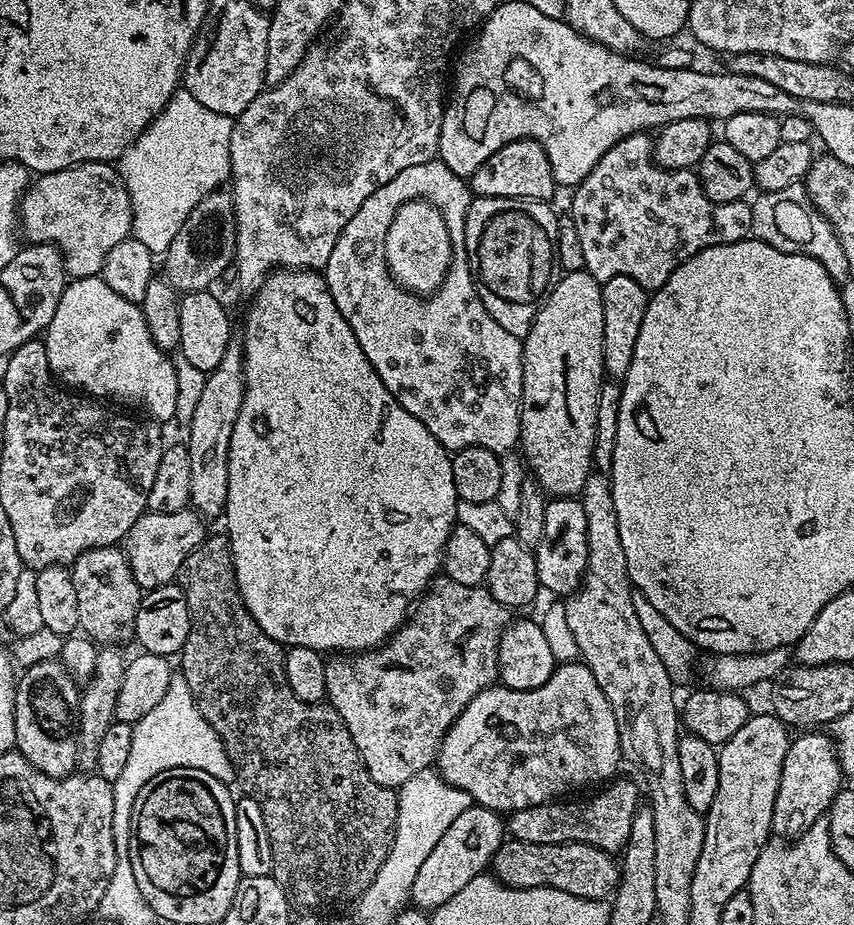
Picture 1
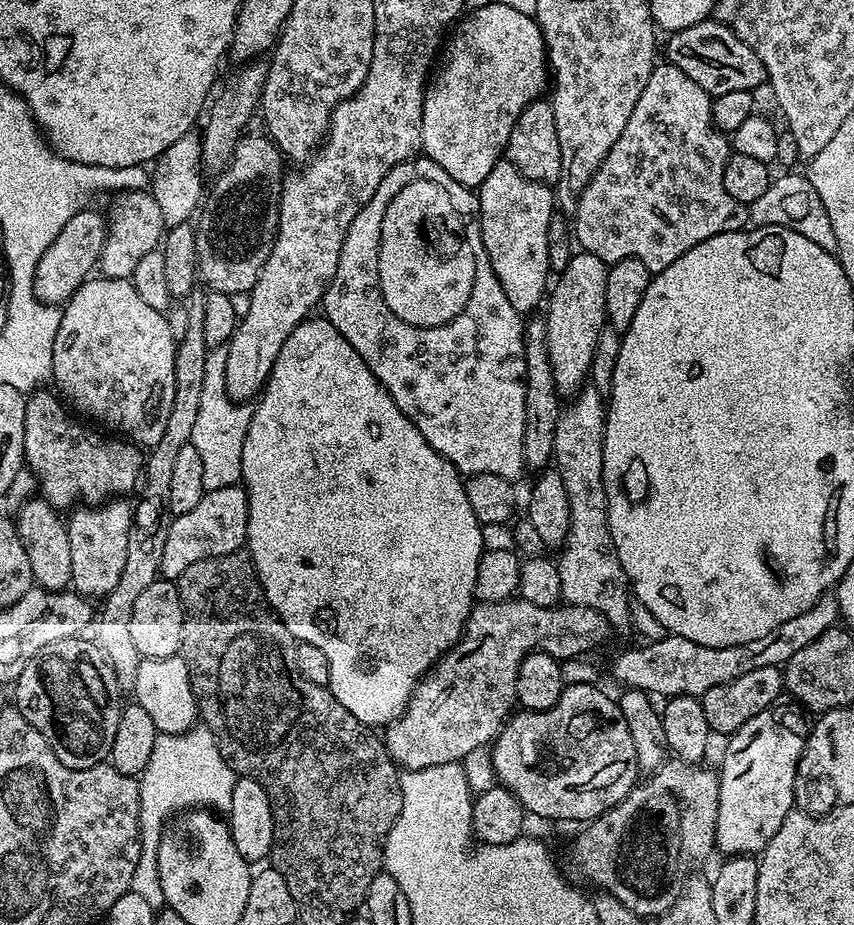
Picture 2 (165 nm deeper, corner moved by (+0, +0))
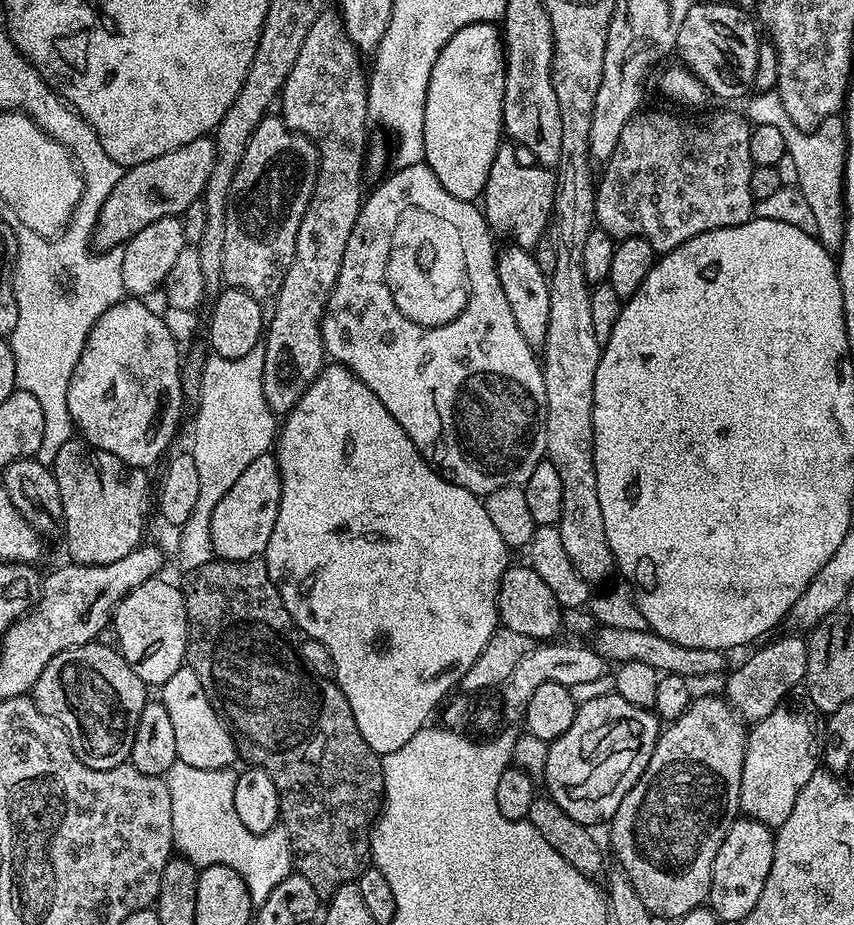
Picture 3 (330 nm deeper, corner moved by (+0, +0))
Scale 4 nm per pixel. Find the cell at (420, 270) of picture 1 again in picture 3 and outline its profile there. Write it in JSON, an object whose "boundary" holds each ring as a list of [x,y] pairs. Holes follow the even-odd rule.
{"boundary":[[[421,208],[406,209],[391,236],[386,280],[395,305],[406,318],[427,328],[453,321],[469,301],[469,270],[454,224]]]}

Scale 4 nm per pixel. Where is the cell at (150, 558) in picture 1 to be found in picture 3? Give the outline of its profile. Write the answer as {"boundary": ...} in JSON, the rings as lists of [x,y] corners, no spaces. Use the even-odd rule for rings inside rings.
{"boundary":[[[265,454],[254,458],[254,462],[242,470],[238,482],[230,486],[222,502],[214,506],[214,514],[210,518],[213,553],[222,560],[255,560],[263,557],[270,534],[274,534],[274,522],[278,522],[281,496],[280,471],[275,455]]]}

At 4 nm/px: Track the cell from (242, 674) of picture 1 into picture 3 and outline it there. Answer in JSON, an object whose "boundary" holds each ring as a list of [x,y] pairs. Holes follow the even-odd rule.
{"boundary":[[[213,558],[208,564],[203,564],[194,569],[193,572],[187,573],[186,579],[188,581],[182,584],[182,591],[184,593],[184,605],[186,606],[186,614],[188,615],[188,654],[186,657],[187,667],[194,670],[194,674],[198,674],[198,682],[202,682],[202,690],[206,690],[208,695],[208,701],[212,704],[212,708],[221,716],[224,723],[228,725],[233,737],[236,739],[236,751],[241,761],[247,762],[251,767],[261,768],[266,770],[266,774],[270,774],[270,778],[274,778],[274,786],[278,790],[280,795],[280,819],[279,823],[282,825],[286,835],[288,835],[288,846],[292,854],[294,861],[295,871],[302,878],[306,878],[306,882],[310,882],[310,886],[314,886],[314,890],[321,894],[331,894],[337,892],[344,884],[350,884],[359,880],[366,869],[370,866],[372,858],[372,841],[370,839],[372,834],[372,826],[376,822],[377,816],[380,814],[381,807],[384,803],[384,761],[380,753],[374,751],[366,742],[366,738],[362,738],[362,730],[358,730],[358,722],[354,722],[354,710],[350,710],[350,702],[346,702],[346,694],[342,694],[342,690],[334,682],[321,682],[312,676],[309,672],[300,664],[300,658],[297,649],[294,647],[294,640],[292,644],[292,632],[294,633],[294,625],[290,614],[286,610],[286,606],[282,602],[282,598],[278,594],[276,589],[276,583],[270,578],[268,573],[268,567],[263,558],[257,558],[255,560],[222,560],[219,558]]]}

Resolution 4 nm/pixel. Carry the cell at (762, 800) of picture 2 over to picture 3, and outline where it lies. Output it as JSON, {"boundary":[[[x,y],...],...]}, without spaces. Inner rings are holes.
{"boundary":[[[789,698],[766,718],[755,721],[747,733],[748,745],[742,766],[740,812],[749,820],[762,822],[773,830],[780,827],[802,786],[810,782],[822,760],[822,713],[807,698]],[[817,763],[817,764],[816,764]]]}

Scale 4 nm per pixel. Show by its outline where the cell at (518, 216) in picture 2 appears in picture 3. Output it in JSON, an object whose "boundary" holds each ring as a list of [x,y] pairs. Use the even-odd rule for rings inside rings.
{"boundary":[[[512,142],[501,143],[499,150],[496,151],[496,157],[490,166],[488,181],[482,193],[482,211],[497,237],[505,236],[505,241],[517,244],[519,248],[532,250],[535,249],[538,238],[542,238],[542,234],[549,231],[550,213],[556,202],[558,180],[549,169],[543,166],[537,166],[532,162],[523,164],[516,157],[516,152],[518,153],[517,145]]]}

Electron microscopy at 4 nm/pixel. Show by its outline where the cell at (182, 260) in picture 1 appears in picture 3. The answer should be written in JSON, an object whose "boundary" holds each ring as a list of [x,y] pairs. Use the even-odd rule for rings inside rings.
{"boundary":[[[276,114],[258,122],[242,154],[242,162],[230,182],[226,214],[226,238],[222,254],[223,283],[248,292],[258,301],[275,297],[294,258],[298,226],[316,185],[320,152],[316,143],[295,132]]]}

